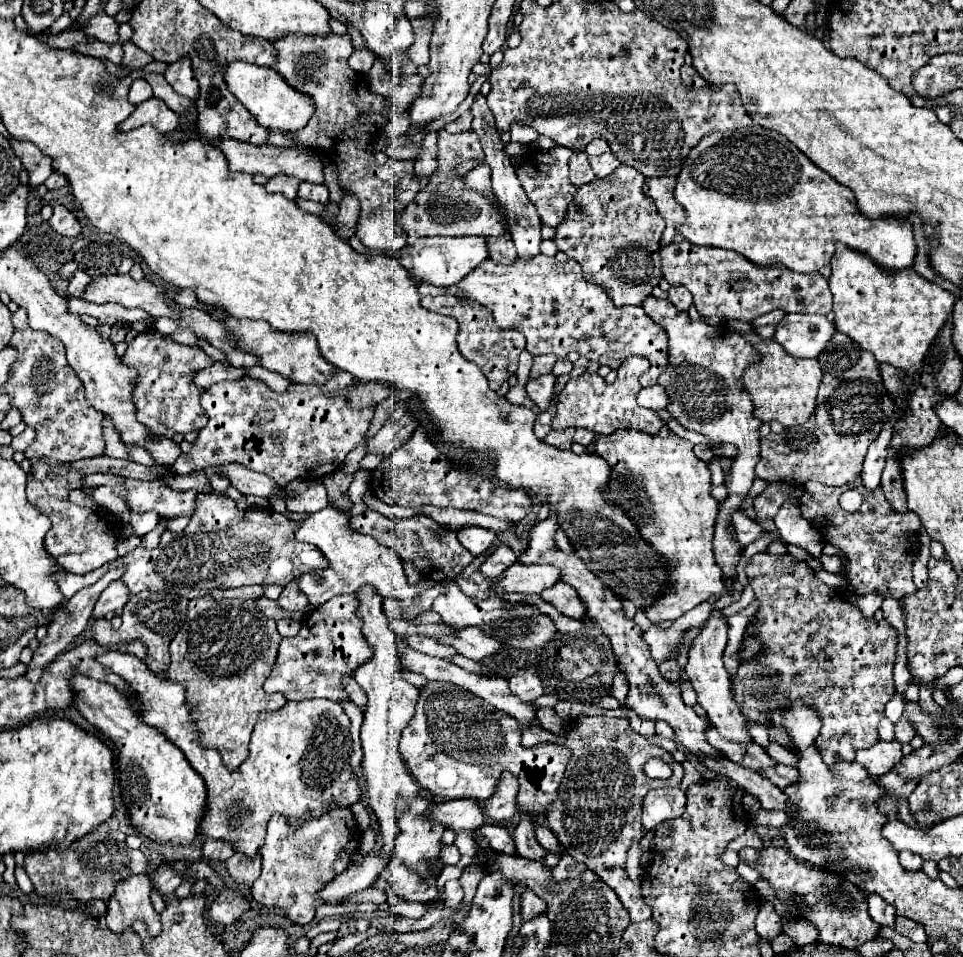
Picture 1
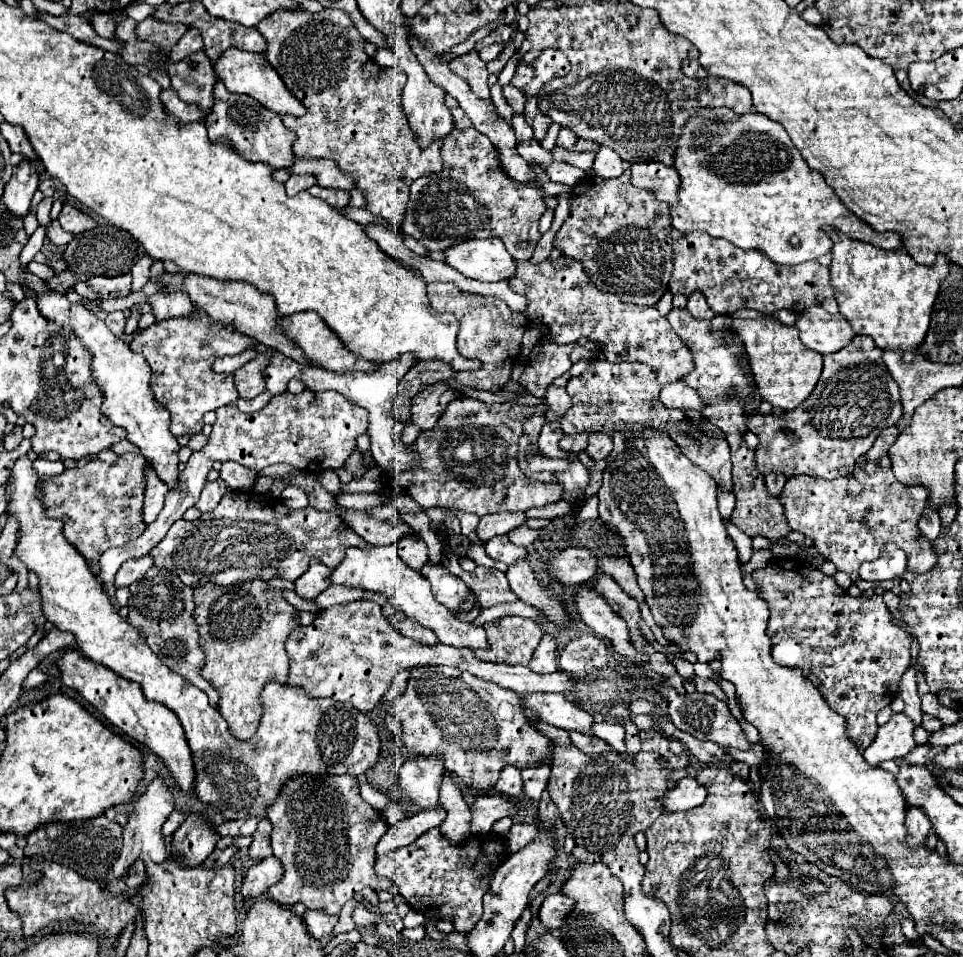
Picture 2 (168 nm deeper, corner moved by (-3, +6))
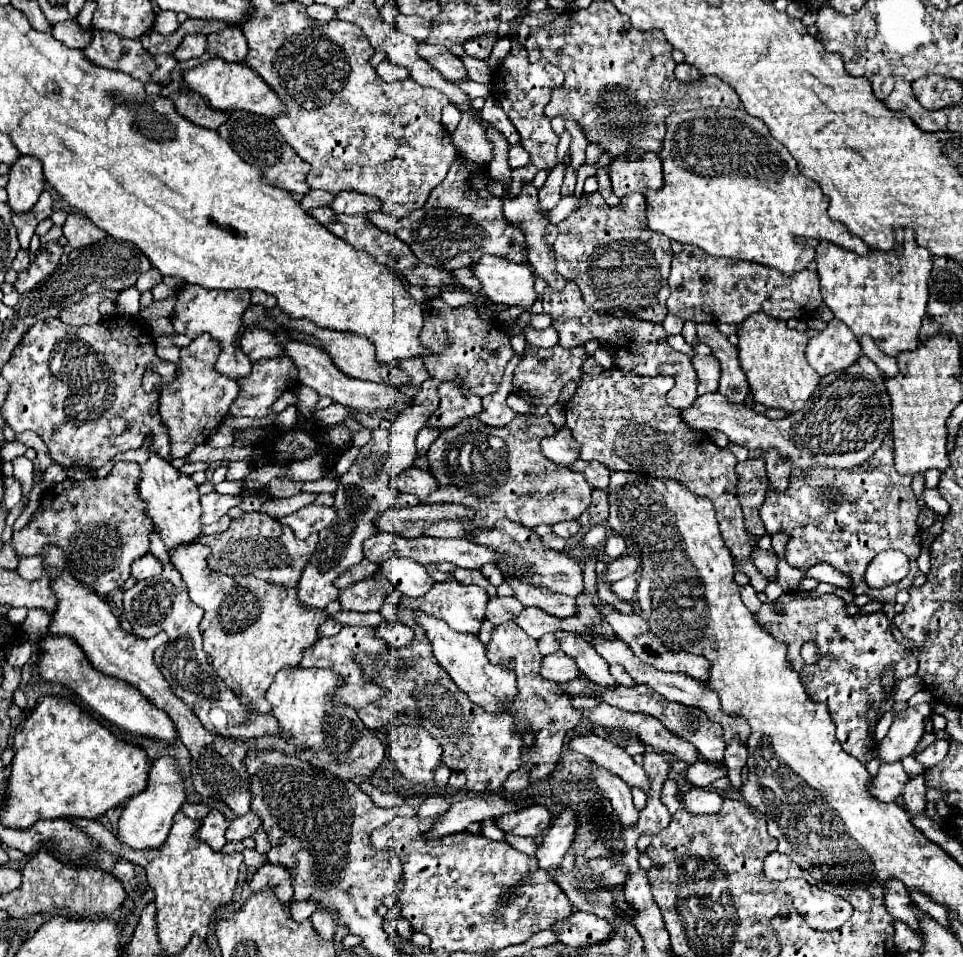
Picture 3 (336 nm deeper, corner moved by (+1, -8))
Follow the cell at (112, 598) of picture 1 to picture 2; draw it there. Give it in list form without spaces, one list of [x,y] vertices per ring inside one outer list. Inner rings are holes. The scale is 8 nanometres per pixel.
[[[149,555],[139,557],[139,559],[129,559],[125,561],[125,565],[121,565],[121,569],[115,575],[115,589],[121,587],[129,587],[135,581],[139,581],[141,577],[145,577],[145,573],[149,571],[149,567],[153,565],[153,559]]]

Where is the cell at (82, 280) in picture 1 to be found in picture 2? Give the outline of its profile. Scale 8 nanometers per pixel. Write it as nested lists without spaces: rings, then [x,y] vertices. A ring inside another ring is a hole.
[[[131,273],[127,275],[117,275],[117,277],[91,277],[87,287],[93,289],[93,293],[101,295],[103,299],[113,299],[113,297],[125,297],[129,295],[131,289]]]

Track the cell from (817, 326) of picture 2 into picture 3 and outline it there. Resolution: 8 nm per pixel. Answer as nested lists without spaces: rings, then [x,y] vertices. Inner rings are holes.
[[[833,319],[823,331],[811,337],[807,345],[807,359],[821,377],[851,367],[859,355],[861,347],[857,337],[839,319]]]

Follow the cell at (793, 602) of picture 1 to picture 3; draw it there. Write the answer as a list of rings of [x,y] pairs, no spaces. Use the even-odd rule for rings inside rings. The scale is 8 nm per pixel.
[[[781,595],[779,603],[785,607],[785,615],[777,615],[773,605],[763,605],[755,615],[765,631],[775,639],[787,643],[789,661],[793,669],[801,675],[809,697],[815,703],[825,703],[833,723],[837,725],[837,739],[843,749],[857,757],[861,763],[873,757],[873,739],[867,729],[875,715],[879,713],[883,701],[881,673],[889,663],[897,663],[911,651],[897,643],[891,633],[889,619],[885,613],[867,613],[861,617],[851,617],[845,611],[845,603],[837,595],[821,595],[817,599],[803,599],[793,595]],[[805,641],[815,641],[821,649],[821,659],[815,665],[807,665],[801,659],[801,645]]]

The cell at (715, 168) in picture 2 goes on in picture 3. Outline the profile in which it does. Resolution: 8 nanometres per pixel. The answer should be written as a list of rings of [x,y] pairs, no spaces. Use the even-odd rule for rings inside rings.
[[[703,107],[695,111],[673,113],[665,119],[665,125],[667,131],[663,137],[663,149],[659,153],[663,161],[665,183],[661,191],[645,193],[647,219],[653,231],[663,233],[679,243],[697,245],[715,257],[753,261],[775,267],[785,275],[805,269],[807,263],[815,259],[815,249],[795,241],[797,237],[831,241],[859,255],[869,253],[869,247],[859,237],[851,235],[843,223],[829,219],[829,197],[823,195],[815,181],[799,173],[797,163],[787,147],[769,133],[761,119],[749,115],[743,107]]]

